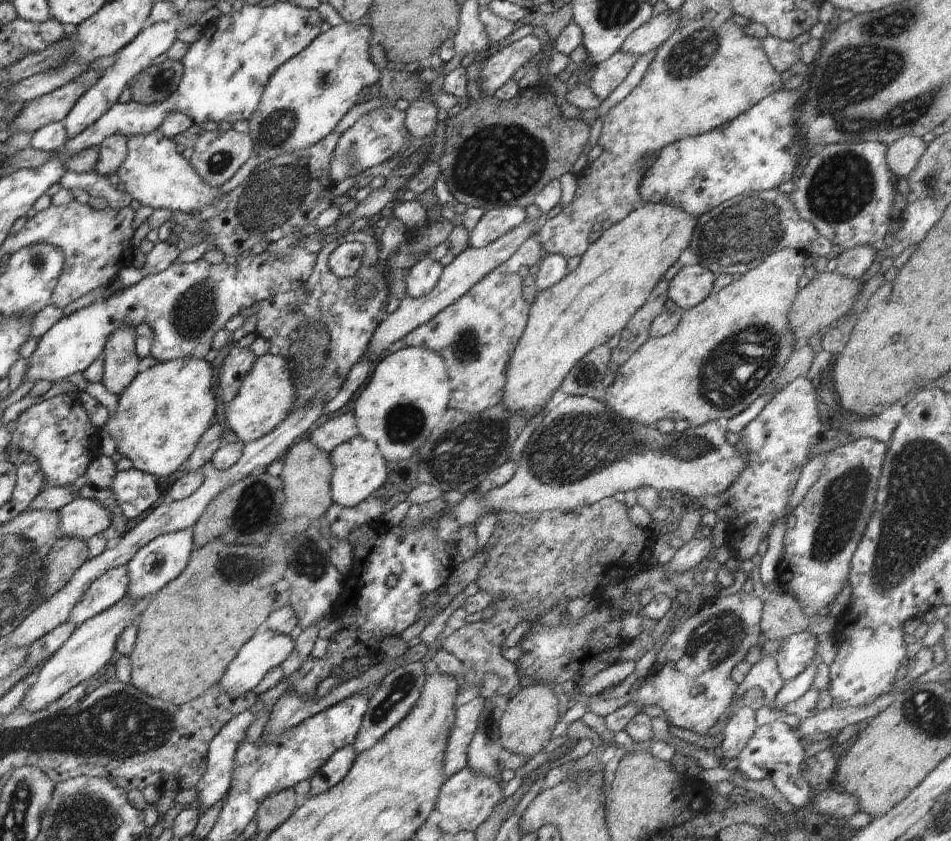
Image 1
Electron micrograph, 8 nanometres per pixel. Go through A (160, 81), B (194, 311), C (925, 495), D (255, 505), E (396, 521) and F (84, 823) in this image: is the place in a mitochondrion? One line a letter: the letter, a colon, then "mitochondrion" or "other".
A: mitochondrion
B: mitochondrion
C: mitochondrion
D: mitochondrion
E: other
F: mitochondrion

